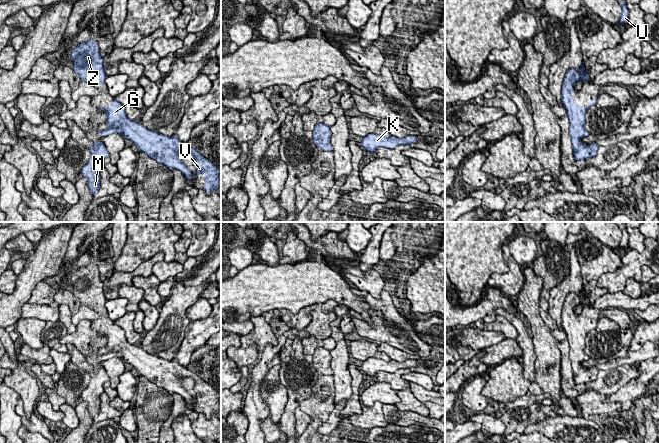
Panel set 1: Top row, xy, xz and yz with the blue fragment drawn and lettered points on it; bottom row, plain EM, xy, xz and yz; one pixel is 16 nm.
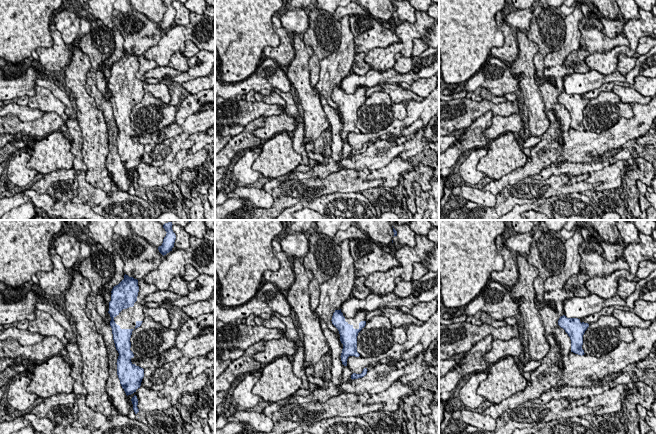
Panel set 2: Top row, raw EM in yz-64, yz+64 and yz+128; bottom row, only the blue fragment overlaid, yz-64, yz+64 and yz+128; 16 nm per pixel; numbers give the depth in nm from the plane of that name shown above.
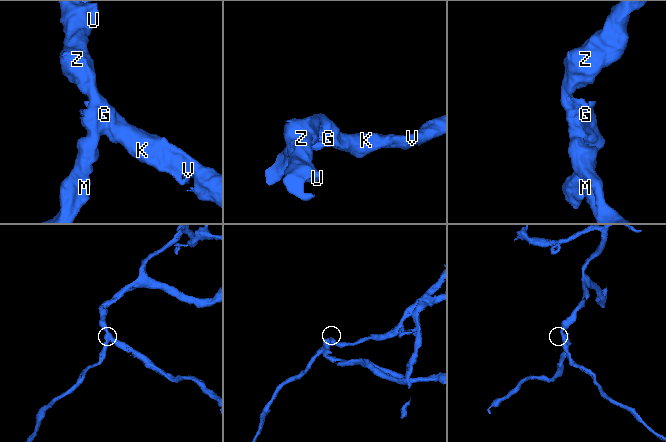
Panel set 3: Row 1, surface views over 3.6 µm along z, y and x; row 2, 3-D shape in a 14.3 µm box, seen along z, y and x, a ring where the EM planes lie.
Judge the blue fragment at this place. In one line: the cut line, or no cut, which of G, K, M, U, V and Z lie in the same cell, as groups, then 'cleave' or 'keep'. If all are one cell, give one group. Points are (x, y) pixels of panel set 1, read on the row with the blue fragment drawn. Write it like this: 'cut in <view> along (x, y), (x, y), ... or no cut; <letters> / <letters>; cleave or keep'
no cut; G K M U V Z; keep

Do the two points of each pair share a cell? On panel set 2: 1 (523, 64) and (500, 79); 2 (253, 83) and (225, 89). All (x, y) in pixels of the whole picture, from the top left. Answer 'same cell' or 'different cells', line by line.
1: different cells
2: same cell

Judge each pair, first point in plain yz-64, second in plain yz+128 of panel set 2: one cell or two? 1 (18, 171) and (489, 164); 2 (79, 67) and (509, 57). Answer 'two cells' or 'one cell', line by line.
1: two cells
2: two cells

